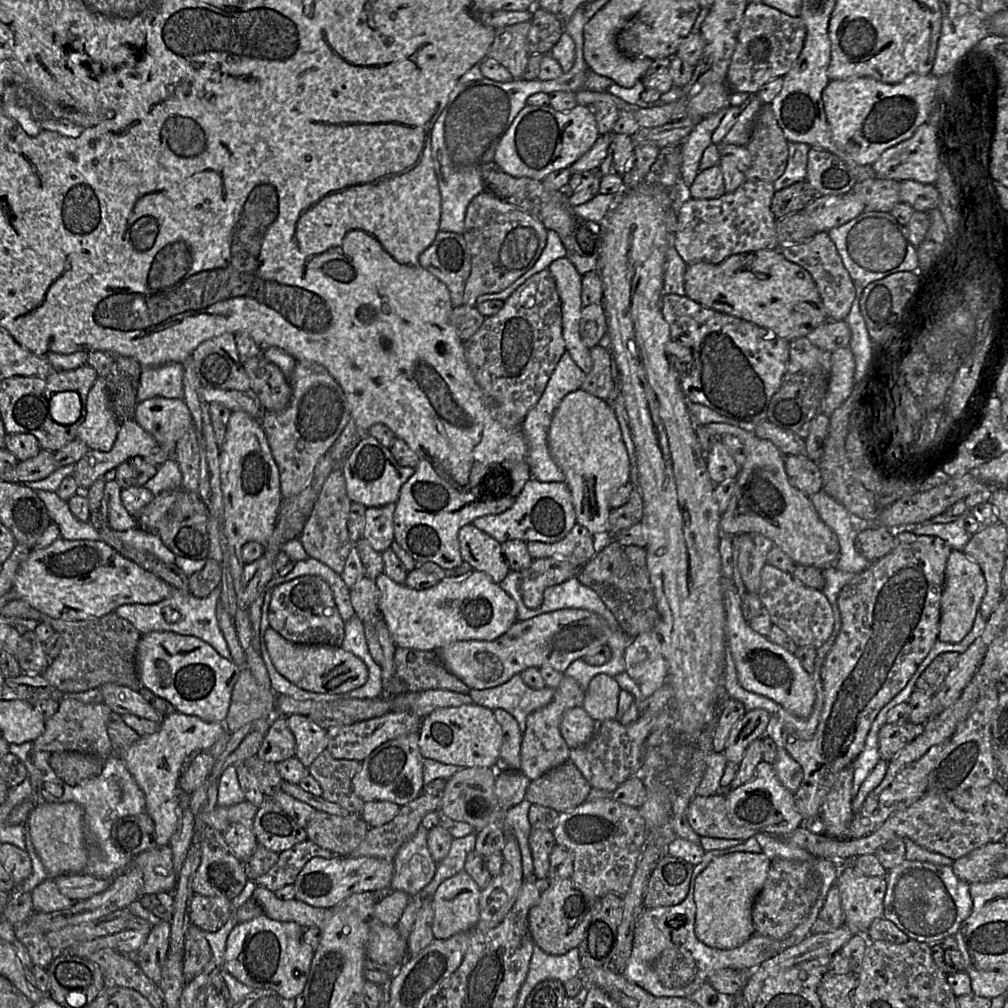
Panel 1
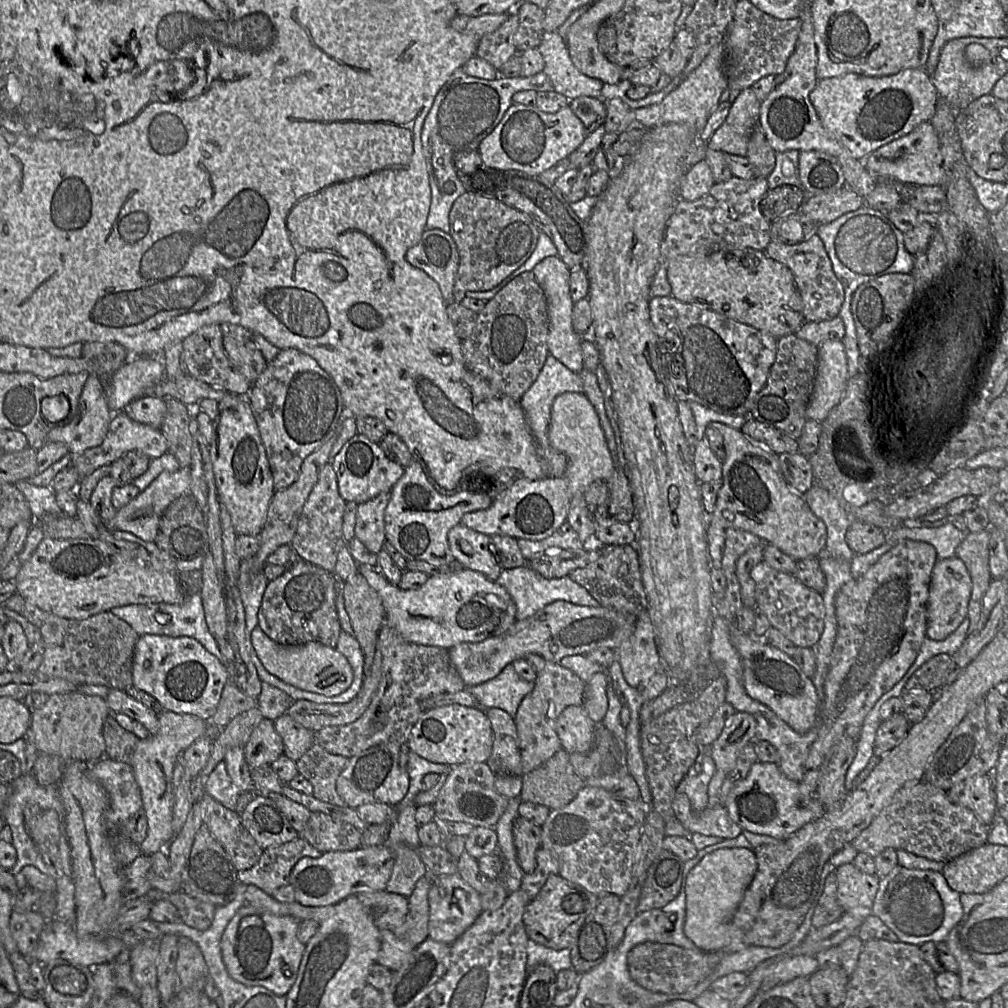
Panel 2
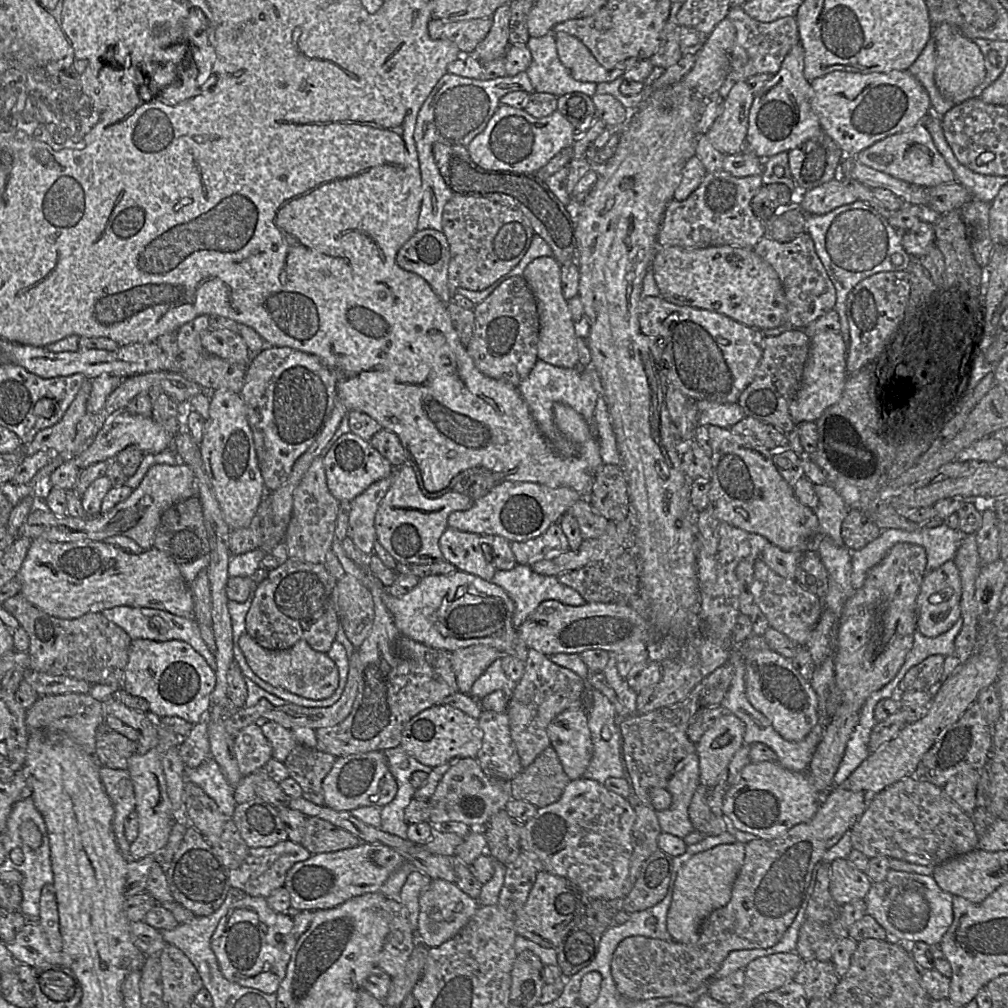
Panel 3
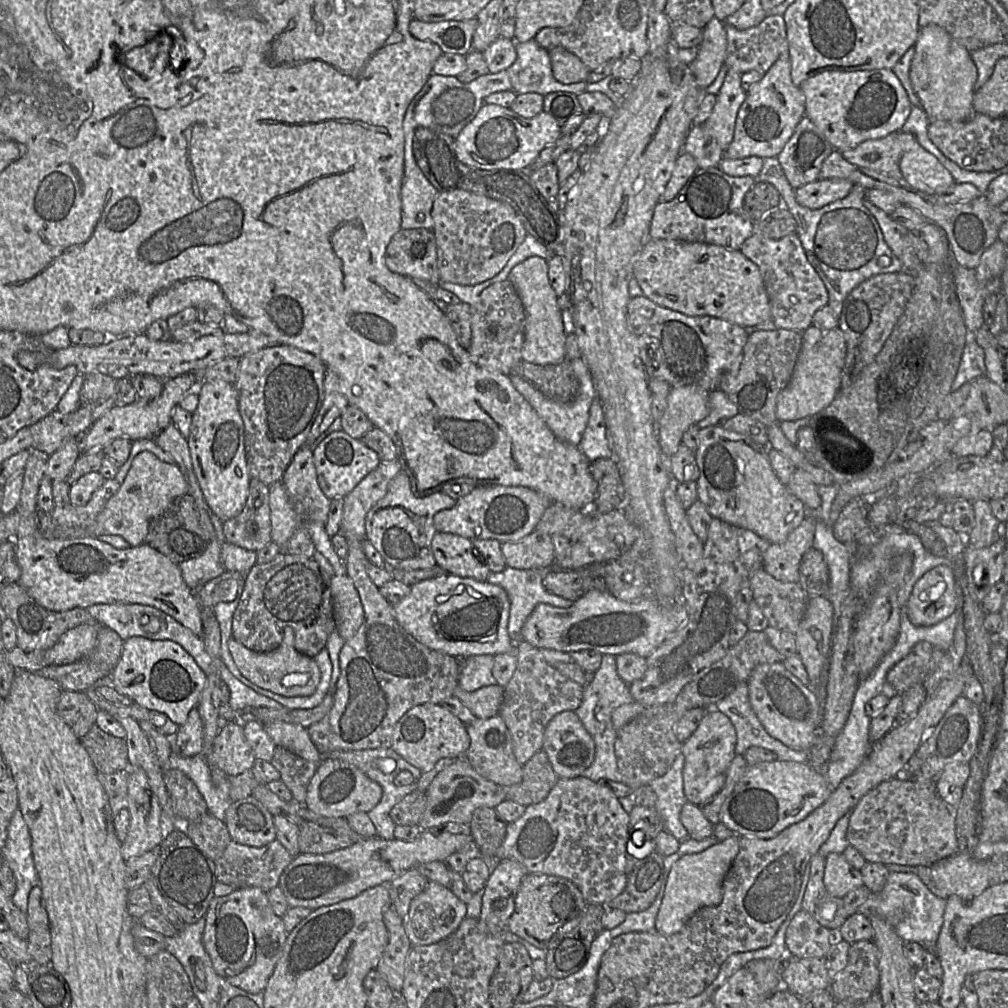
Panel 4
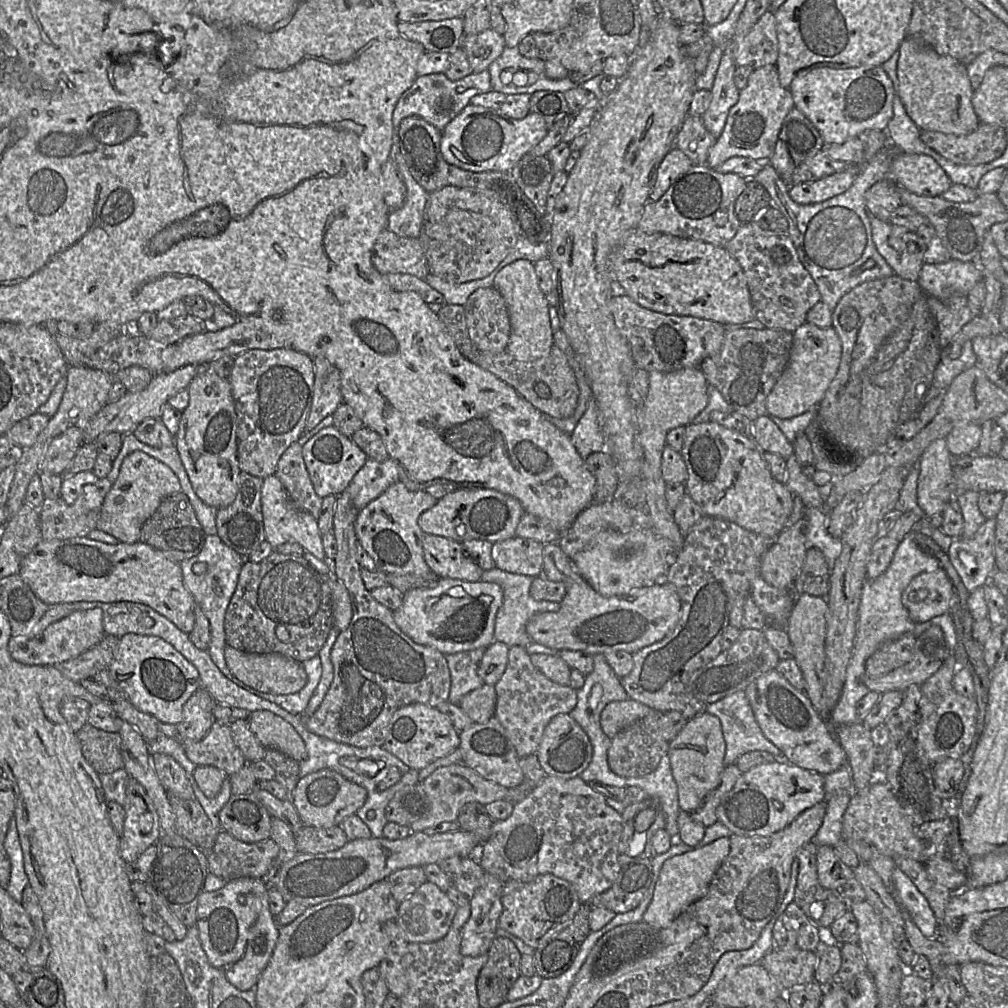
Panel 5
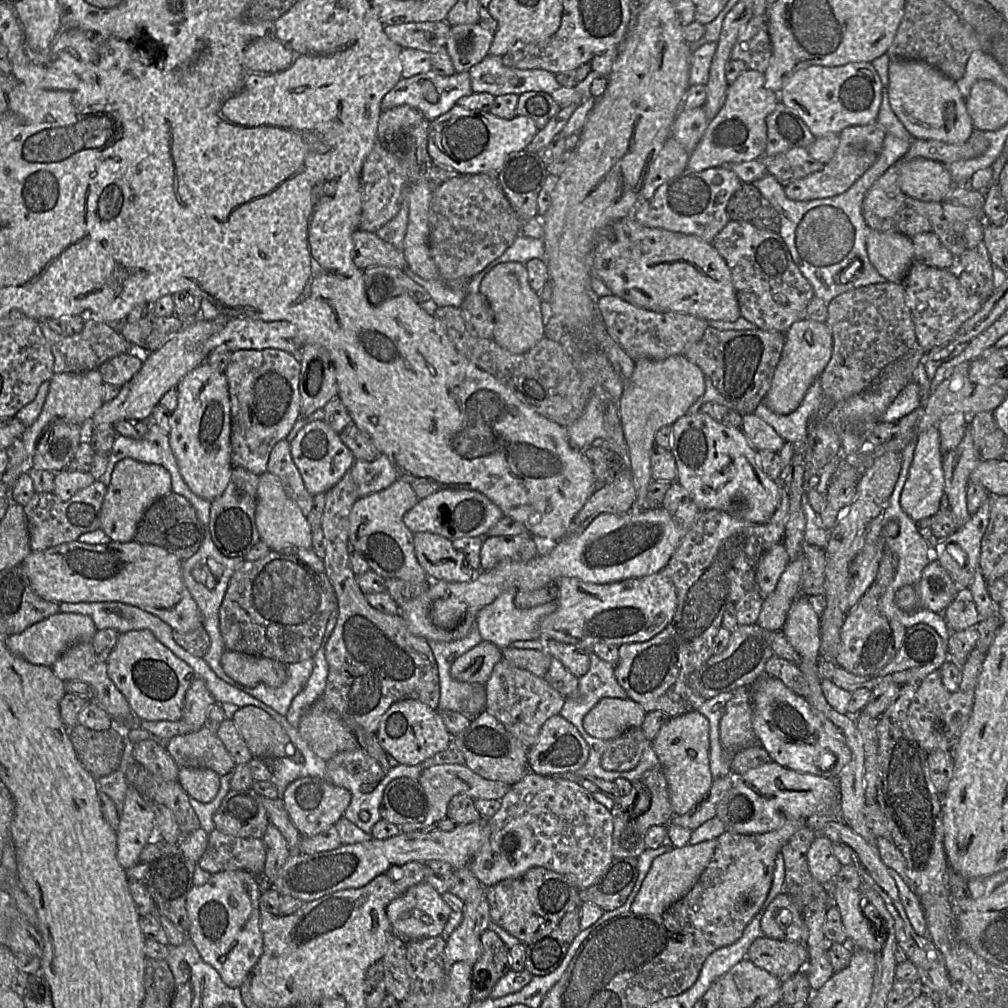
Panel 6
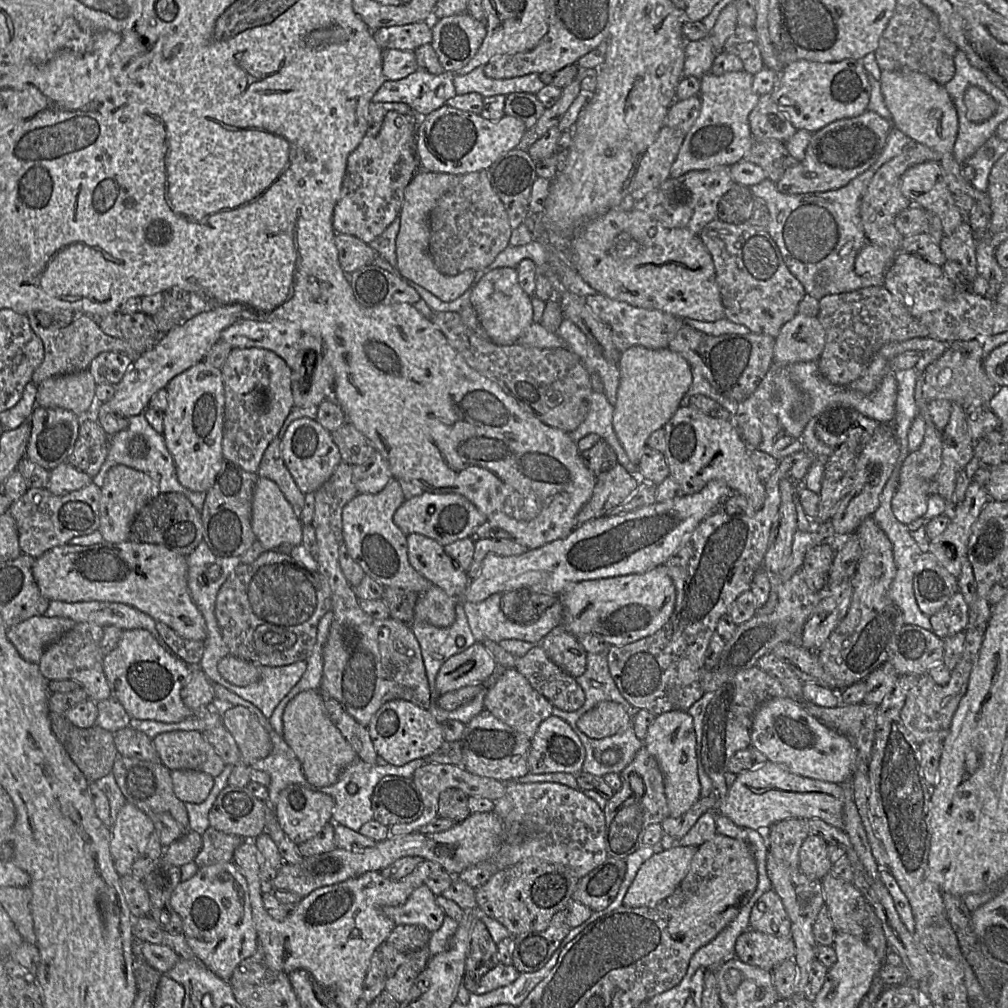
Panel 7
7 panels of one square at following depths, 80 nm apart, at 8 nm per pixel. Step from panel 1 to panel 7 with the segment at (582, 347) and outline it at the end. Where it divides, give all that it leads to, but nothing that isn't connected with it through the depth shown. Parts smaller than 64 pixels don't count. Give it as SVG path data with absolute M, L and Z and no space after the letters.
M499 267L485 274L473 288L469 303L476 311L480 328L490 340L501 346L516 344L524 330L535 322L532 296L519 285L513 267Z

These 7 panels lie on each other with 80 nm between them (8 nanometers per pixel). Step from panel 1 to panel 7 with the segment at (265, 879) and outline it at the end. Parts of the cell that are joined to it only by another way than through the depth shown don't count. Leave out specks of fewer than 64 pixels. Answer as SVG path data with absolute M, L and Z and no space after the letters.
M211 826L201 836L202 846L194 859L199 868L220 862L232 862L235 849L245 840L240 836L224 833Z

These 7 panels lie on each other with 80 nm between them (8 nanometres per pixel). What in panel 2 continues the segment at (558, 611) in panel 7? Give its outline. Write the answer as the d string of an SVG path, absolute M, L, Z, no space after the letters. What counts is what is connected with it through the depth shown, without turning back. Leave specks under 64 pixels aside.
M527 564L513 569L502 569L495 582L504 587L513 599L516 606L516 621L523 620L544 606L558 600L581 606L600 606L584 587L574 582L570 577L546 579L532 570Z

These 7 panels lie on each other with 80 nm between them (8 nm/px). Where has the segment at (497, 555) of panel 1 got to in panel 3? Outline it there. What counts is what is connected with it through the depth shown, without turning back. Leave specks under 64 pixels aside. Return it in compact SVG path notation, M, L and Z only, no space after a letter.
M448 527L439 539L439 547L444 560L453 564L459 571L476 575L486 581L491 581L497 571L490 561L489 546L482 543L481 535L479 534L463 532Z

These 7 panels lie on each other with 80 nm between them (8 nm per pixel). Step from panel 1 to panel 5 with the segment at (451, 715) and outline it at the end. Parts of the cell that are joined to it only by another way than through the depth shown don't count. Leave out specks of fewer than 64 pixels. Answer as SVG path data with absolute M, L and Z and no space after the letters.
M413 703L398 709L393 714L386 729L382 748L395 755L408 767L420 771L437 759L452 753L459 746L460 732L454 728L446 714L436 707Z

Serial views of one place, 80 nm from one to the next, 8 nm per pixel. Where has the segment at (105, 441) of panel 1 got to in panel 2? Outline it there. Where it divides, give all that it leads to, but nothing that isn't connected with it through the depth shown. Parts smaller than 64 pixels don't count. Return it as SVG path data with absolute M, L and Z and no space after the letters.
M89 375L84 384L78 407L72 420L63 426L51 429L46 442L60 442L66 445L69 455L77 456L85 450L99 446L105 439L114 413L110 410L105 394L104 381L97 375Z

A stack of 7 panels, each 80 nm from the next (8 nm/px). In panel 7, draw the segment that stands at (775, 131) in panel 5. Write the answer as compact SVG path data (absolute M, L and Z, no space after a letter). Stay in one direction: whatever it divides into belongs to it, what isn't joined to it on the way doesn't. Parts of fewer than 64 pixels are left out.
M745 71L724 75L709 72L699 80L700 113L691 129L684 135L678 155L671 166L671 178L694 170L739 163L755 140L750 130L749 115L757 105L760 95L753 91L753 75Z

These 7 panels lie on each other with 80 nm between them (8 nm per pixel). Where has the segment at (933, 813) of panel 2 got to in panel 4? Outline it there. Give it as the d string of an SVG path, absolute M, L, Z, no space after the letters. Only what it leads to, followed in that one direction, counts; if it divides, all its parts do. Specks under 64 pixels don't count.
M908 774L884 781L867 792L849 813L846 838L866 862L906 866L930 866L958 853L955 833L956 808L947 805L934 788L918 788Z

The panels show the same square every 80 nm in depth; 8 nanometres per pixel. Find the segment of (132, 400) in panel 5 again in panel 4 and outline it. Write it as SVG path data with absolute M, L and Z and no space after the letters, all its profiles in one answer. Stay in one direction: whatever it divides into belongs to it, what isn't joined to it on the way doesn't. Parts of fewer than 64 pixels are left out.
M193 372L180 374L163 381L161 394L154 399L138 398L135 402L125 406L114 406L97 419L87 432L80 438L80 453L90 450L103 450L105 446L118 437L127 437L131 441L139 439L154 439L163 429L172 423L173 408L179 406L181 399L197 384Z

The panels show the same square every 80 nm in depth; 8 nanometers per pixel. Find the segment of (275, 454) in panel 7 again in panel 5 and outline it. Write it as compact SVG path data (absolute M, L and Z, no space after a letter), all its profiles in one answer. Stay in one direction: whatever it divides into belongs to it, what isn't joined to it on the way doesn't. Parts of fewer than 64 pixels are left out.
M306 427L304 428L298 440L292 443L281 456L274 475L281 481L281 483L283 484L284 488L286 489L287 493L289 494L291 500L295 503L295 505L302 511L317 518L321 509L322 498L318 496L314 490L312 481L310 479L302 455L302 446L315 433L316 427L311 430L306 430Z

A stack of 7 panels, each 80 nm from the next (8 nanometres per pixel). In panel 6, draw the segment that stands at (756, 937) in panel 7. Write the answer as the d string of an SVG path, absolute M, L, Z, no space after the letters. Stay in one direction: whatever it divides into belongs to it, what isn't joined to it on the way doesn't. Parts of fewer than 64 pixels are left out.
M763 935L752 942L746 959L783 981L804 972L809 954L803 943L779 941Z

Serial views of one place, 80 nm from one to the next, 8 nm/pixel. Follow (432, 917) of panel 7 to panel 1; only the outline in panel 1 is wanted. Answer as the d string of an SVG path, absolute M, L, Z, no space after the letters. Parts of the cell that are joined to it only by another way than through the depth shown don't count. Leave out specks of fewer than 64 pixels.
M464 870L443 881L431 897L433 935L447 939L471 930L479 919L482 890Z

